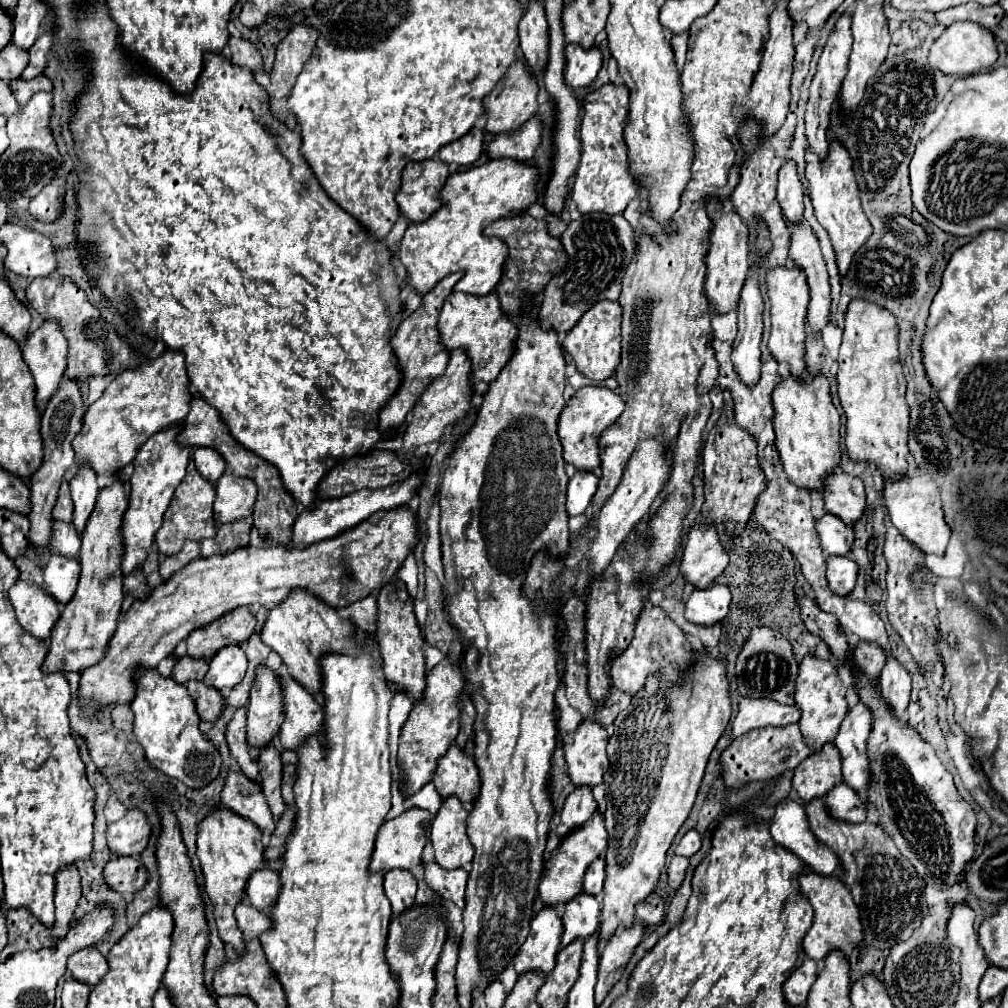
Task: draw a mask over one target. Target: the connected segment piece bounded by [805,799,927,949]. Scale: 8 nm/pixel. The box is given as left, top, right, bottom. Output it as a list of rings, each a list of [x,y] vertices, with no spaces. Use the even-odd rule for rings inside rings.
[[[821,799],[811,801],[809,805],[805,805],[807,811],[807,819],[811,825],[811,831],[815,833],[815,837],[827,845],[839,859],[841,865],[841,881],[845,885],[851,887],[853,899],[861,911],[861,923],[863,923],[863,945],[865,947],[873,947],[873,949],[891,949],[895,943],[909,939],[909,935],[913,933],[913,929],[917,929],[923,921],[923,917],[927,915],[927,901],[925,901],[925,881],[917,875],[915,867],[897,851],[895,843],[885,835],[885,831],[875,825],[875,823],[833,823],[833,819],[829,819],[827,811],[825,811],[825,803],[821,803]]]

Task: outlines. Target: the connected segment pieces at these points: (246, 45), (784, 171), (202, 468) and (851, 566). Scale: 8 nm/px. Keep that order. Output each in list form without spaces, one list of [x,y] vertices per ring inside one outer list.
[[[231,37],[229,43],[229,57],[235,65],[241,65],[241,67],[247,67],[251,71],[261,71],[263,69],[263,59],[261,59],[261,53],[253,47],[253,43],[249,39],[237,39],[237,37]]]
[[[787,159],[783,167],[779,169],[779,187],[777,187],[777,199],[781,205],[783,215],[789,223],[801,221],[803,215],[803,185],[797,177],[797,163],[793,159]]]
[[[199,447],[193,455],[195,459],[195,467],[197,471],[215,485],[215,481],[225,473],[225,461],[221,459],[221,455],[209,447]]]
[[[827,557],[827,583],[835,595],[847,595],[857,579],[857,565],[849,557]]]

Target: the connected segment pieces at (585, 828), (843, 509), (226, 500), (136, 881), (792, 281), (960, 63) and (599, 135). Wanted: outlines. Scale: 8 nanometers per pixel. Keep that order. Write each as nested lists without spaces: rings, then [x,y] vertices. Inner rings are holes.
[[[595,811],[595,815],[589,821],[585,821],[581,825],[581,829],[573,831],[571,835],[567,835],[561,841],[561,845],[547,859],[543,875],[541,875],[541,881],[539,881],[539,889],[537,889],[541,901],[545,905],[565,903],[565,901],[573,899],[573,895],[577,895],[577,891],[581,891],[581,889],[583,891],[591,891],[591,895],[599,895],[603,891],[603,879],[605,879],[605,857],[599,857],[599,855],[605,851],[605,847],[607,847],[605,821],[603,821],[601,811]],[[583,875],[585,875],[585,879],[583,879]]]
[[[831,473],[823,479],[823,503],[825,509],[837,515],[847,525],[853,525],[865,507],[863,481],[845,473]]]
[[[225,473],[215,485],[215,501],[213,501],[213,519],[217,525],[235,523],[245,519],[253,511],[253,503],[257,497],[257,485],[253,479],[235,477]]]
[[[113,857],[103,871],[109,889],[119,893],[137,893],[147,883],[147,871],[133,857]]]
[[[773,267],[769,269],[767,277],[767,295],[771,301],[771,337],[769,337],[769,351],[773,353],[775,361],[787,363],[789,371],[795,375],[803,375],[805,361],[805,317],[807,317],[807,303],[809,303],[809,287],[801,267]]]
[[[957,21],[953,25],[949,25],[943,35],[931,45],[929,51],[929,65],[933,69],[939,69],[945,75],[973,75],[979,73],[981,69],[987,69],[995,63],[997,59],[997,47],[993,41],[991,31],[977,27],[977,23],[969,23],[969,21]]]
[[[607,83],[589,93],[581,107],[581,163],[575,173],[571,199],[581,213],[605,211],[623,213],[629,201],[637,195],[637,183],[629,173],[627,145],[623,141],[623,125],[629,107],[629,91],[625,85]]]

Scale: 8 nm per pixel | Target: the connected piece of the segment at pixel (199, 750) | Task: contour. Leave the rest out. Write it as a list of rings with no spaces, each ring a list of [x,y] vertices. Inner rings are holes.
[[[137,667],[133,683],[133,735],[143,747],[147,761],[155,769],[183,781],[191,789],[201,789],[207,783],[211,783],[219,775],[221,757],[215,745],[209,739],[205,739],[199,731],[199,717],[195,711],[195,703],[187,693],[187,687],[173,681],[173,677],[163,677],[157,669],[149,667]]]

